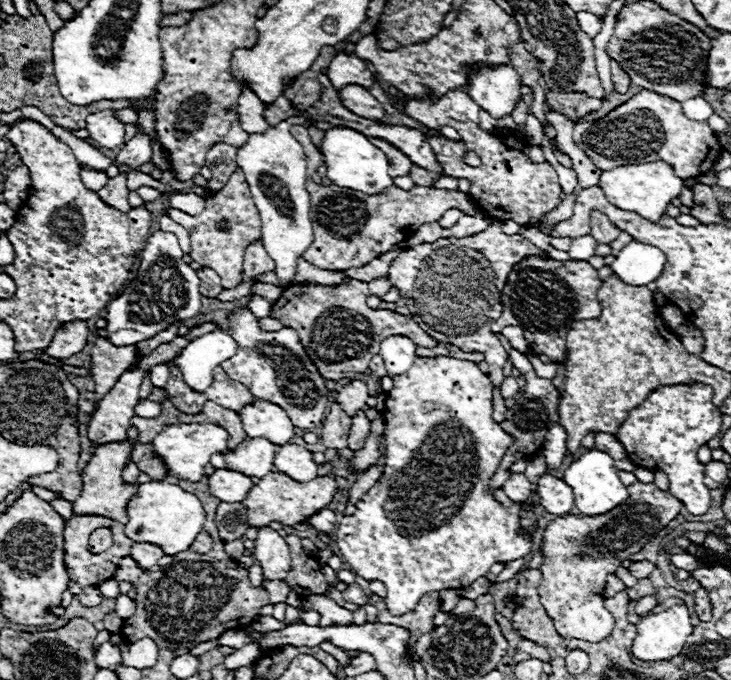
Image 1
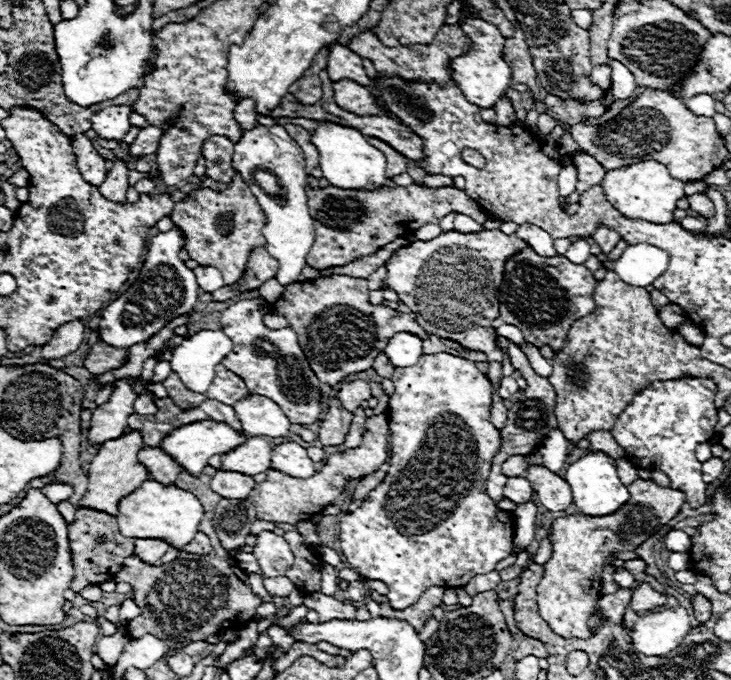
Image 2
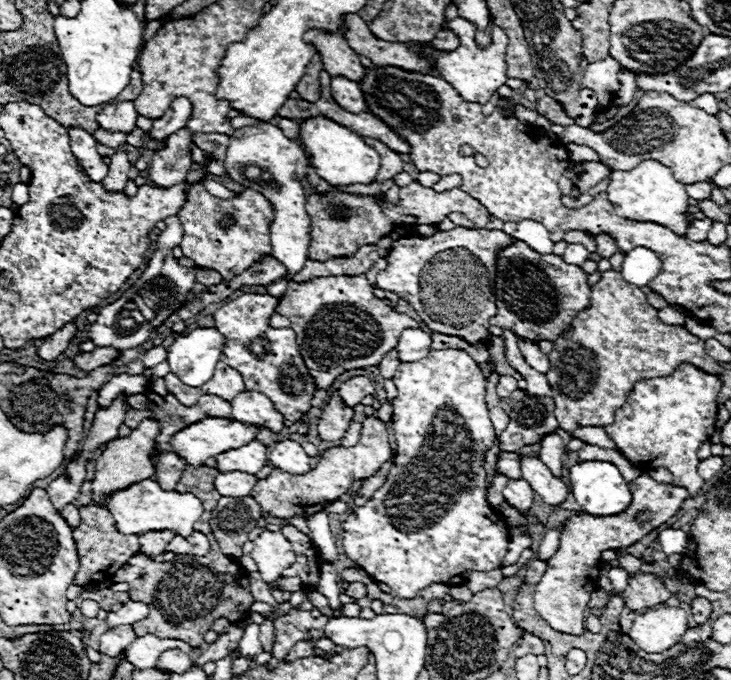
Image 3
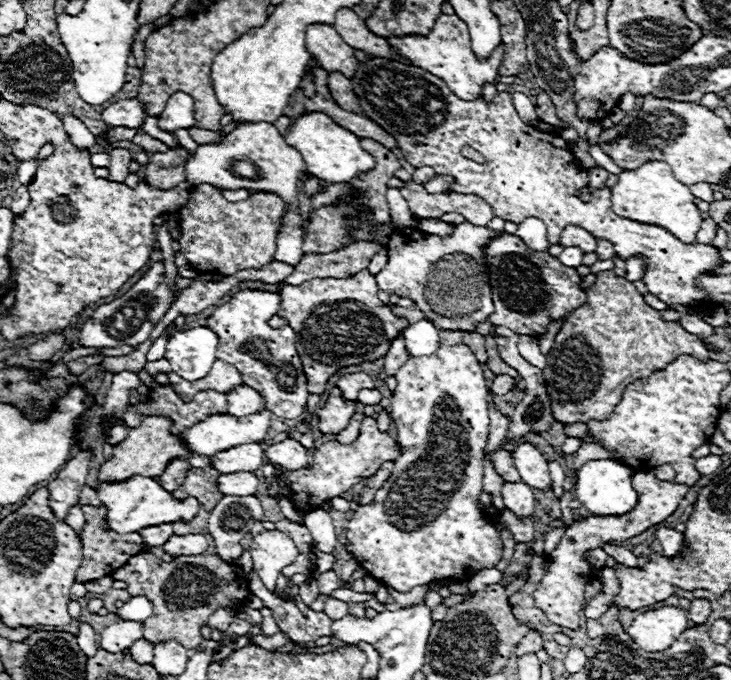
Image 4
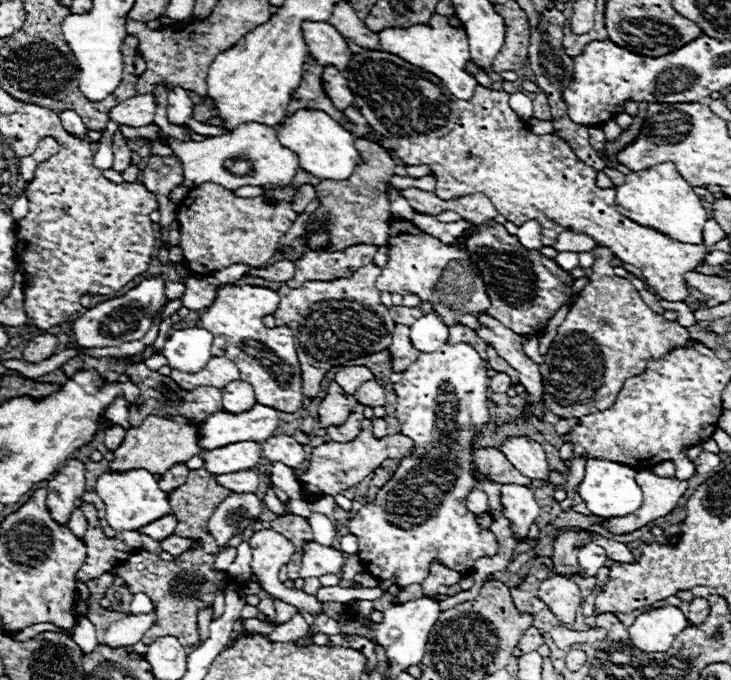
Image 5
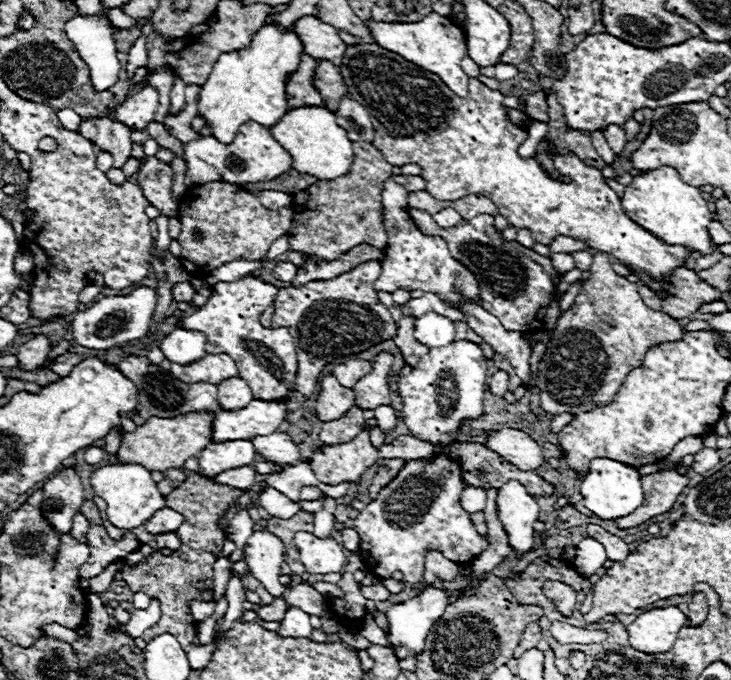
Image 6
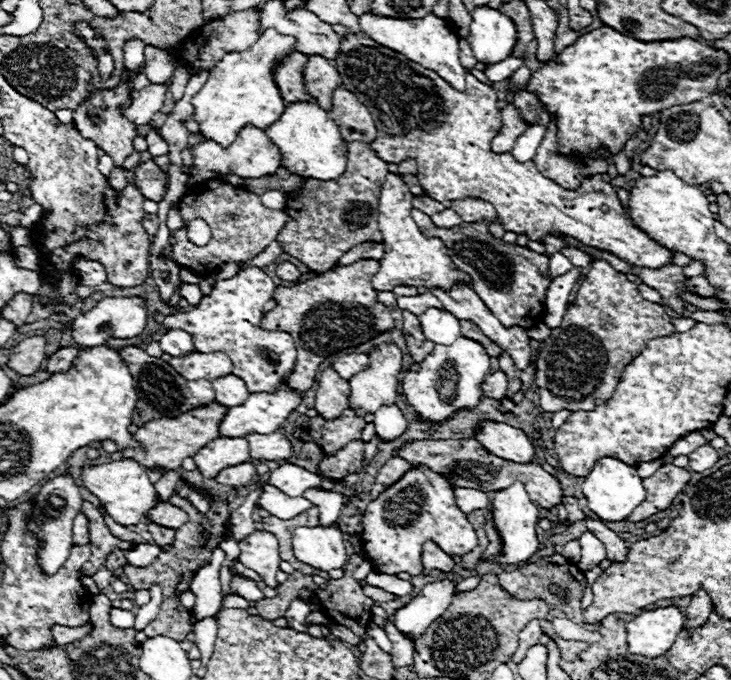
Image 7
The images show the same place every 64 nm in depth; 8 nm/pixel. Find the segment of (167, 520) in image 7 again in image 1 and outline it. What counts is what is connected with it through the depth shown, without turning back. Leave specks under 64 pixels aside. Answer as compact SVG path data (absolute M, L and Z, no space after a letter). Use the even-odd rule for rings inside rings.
M136 542L136 544L132 546L132 558L134 558L140 566L144 566L146 570L150 570L152 566L156 566L156 564L158 564L158 558L162 558L162 556L164 556L164 550L162 550L160 546L156 546L156 544Z

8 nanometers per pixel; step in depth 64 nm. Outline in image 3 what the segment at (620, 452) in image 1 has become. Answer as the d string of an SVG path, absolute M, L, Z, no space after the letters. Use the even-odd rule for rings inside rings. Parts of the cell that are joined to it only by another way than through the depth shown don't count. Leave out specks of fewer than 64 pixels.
M586 426L586 428L576 428L572 434L574 434L574 438L580 438L580 440L584 440L588 444L598 444L602 448L616 450L614 444L610 442L610 438L606 438L606 432L602 428L588 428Z

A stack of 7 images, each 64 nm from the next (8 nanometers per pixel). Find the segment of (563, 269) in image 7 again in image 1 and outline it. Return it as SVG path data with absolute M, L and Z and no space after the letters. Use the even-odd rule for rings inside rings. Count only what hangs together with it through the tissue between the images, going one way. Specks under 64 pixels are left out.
M582 236L582 238L574 238L568 256L572 260L588 260L594 256L594 248L596 248L596 240L592 236Z

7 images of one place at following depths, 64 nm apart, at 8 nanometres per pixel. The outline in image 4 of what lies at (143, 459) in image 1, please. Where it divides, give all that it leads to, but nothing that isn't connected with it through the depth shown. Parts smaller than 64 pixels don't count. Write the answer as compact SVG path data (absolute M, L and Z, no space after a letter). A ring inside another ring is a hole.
M180 458L172 460L172 462L166 466L166 470L158 476L160 486L164 486L164 490L168 490L168 492L176 490L176 486L180 486L180 484L184 482L188 468L190 468L188 460L180 460Z

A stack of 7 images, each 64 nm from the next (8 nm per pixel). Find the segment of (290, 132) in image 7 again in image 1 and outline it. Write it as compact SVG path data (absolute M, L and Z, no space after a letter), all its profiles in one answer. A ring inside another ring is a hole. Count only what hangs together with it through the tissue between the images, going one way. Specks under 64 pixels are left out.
M334 126L330 130L324 130L324 142L320 144L322 156L324 156L324 166L326 166L326 178L342 188L350 190L360 190L366 194L380 194L384 188L392 186L392 178L388 176L388 158L386 154L370 144L370 140L352 130L352 128L342 128Z

